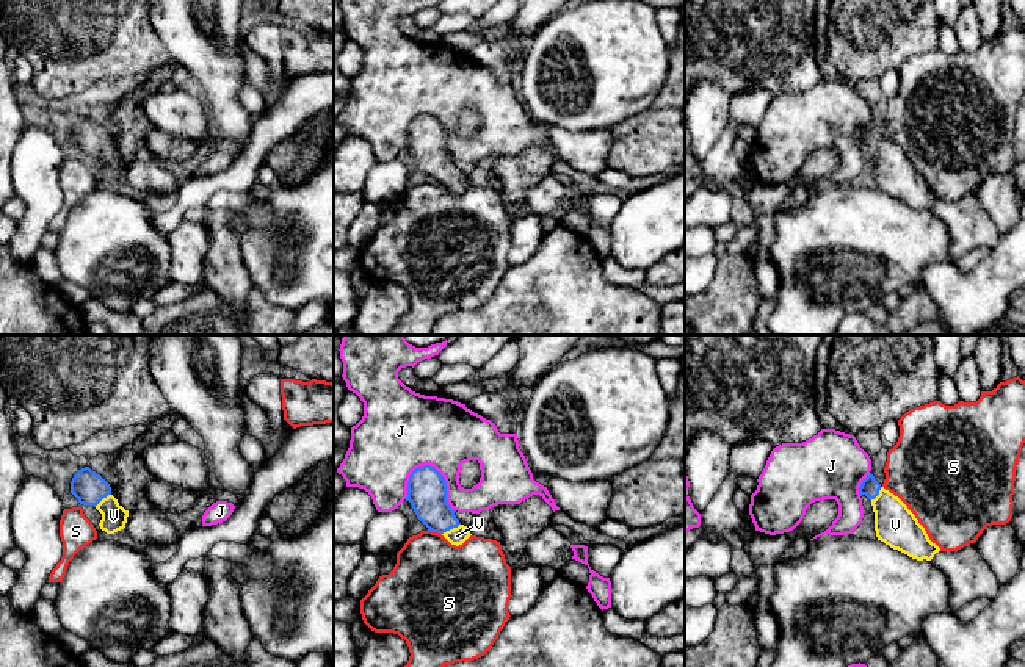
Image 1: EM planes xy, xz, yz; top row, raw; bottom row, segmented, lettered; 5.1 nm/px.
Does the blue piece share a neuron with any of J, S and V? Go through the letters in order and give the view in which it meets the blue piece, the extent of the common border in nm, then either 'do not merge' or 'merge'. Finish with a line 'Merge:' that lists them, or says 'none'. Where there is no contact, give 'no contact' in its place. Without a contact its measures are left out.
J: xz | 300 nm | do not merge
S: xz | 80 nm | do not merge
V: xz | 110 nm | merge
Merge: V

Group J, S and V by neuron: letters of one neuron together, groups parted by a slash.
J / S / V

